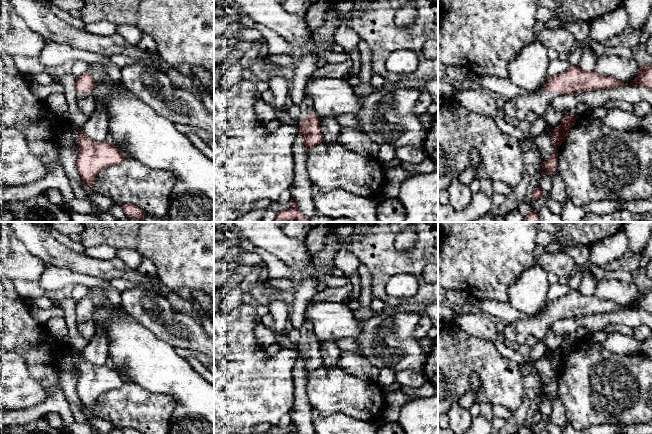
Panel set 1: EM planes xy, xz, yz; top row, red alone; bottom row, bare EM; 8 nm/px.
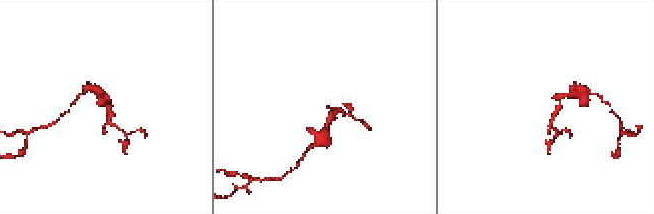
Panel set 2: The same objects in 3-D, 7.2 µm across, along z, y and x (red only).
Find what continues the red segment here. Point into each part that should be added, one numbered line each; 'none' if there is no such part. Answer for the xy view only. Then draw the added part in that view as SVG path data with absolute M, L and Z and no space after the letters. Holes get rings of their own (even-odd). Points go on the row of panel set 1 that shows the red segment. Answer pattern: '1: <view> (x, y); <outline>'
1: xy (79, 94); M77 92L77 98L86 98L90 96L93 96L93 94L89 92Z

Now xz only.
1: xz (306, 104); M306 95L304 96L303 100L300 103L300 107L301 107L301 115L298 119L298 122L296 123L297 126L300 125L301 121L305 119L308 115L316 113L313 108L312 99Z

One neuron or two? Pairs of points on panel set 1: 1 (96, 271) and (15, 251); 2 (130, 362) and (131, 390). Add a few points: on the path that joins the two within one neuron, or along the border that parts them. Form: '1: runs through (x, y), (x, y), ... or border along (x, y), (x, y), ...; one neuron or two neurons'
1: border along (19, 239), (34, 255), (47, 265); two neurons
2: border along (125, 380), (136, 383), (152, 392); two neurons

